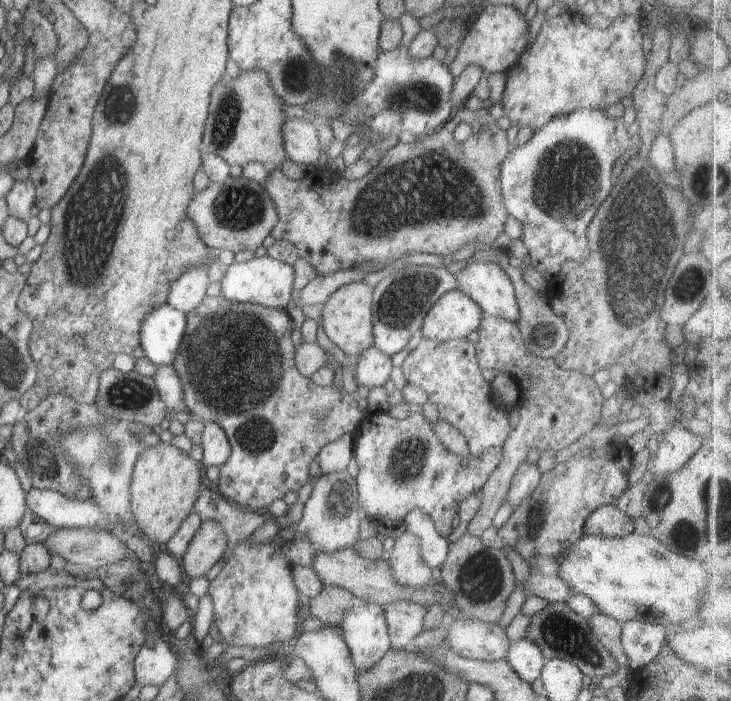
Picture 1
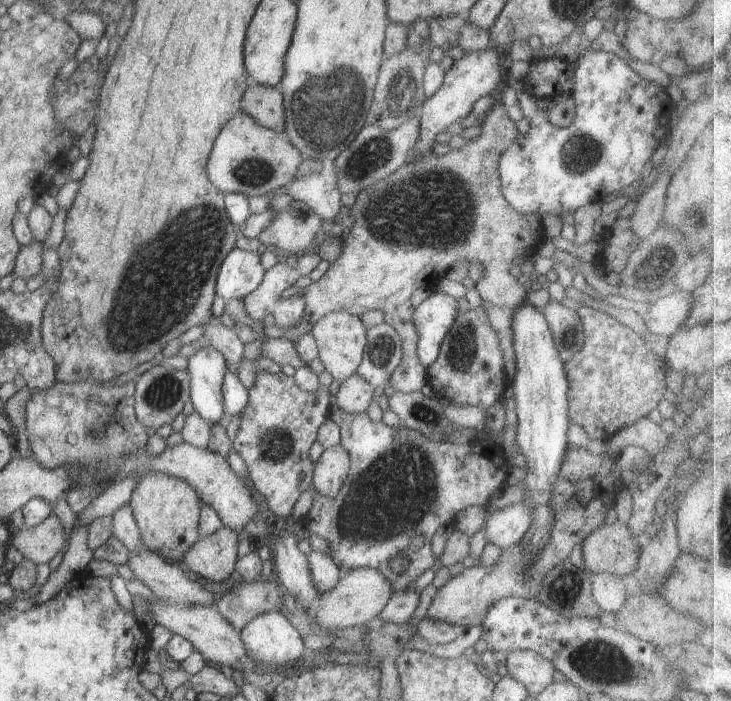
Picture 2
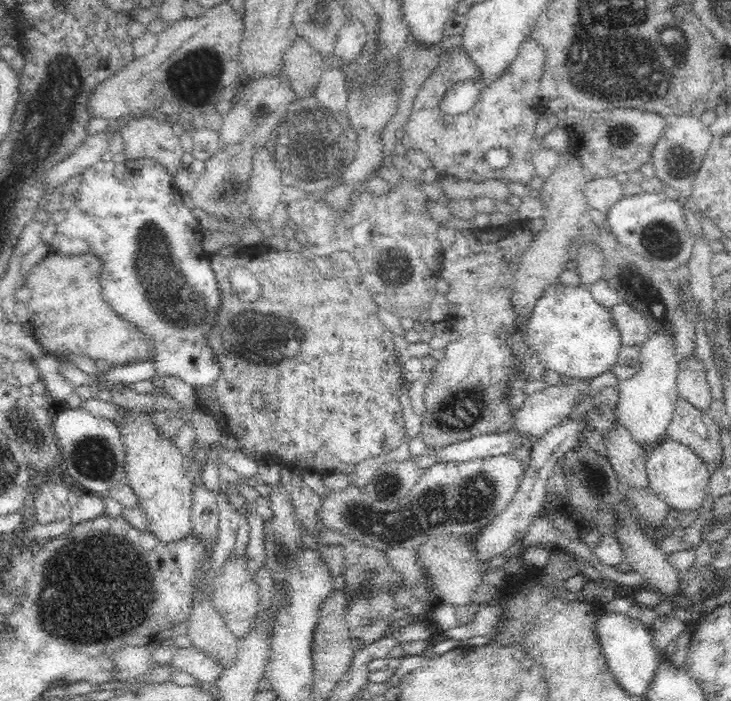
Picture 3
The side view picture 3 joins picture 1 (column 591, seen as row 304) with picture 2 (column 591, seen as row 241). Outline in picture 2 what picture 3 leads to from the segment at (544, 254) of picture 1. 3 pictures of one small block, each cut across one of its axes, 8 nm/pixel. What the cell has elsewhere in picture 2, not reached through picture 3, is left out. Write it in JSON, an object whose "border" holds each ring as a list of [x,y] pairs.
{"border":[[[599,48],[580,55],[574,66],[574,88],[570,97],[575,103],[576,115],[568,127],[553,125],[546,113],[536,106],[535,96],[526,91],[517,94],[523,116],[530,120],[530,129],[502,152],[499,176],[502,196],[522,216],[547,213],[562,221],[581,206],[610,198],[610,194],[617,194],[624,188],[638,186],[644,164],[670,132],[668,112],[673,112],[676,92],[646,80],[630,67],[628,61]]]}

